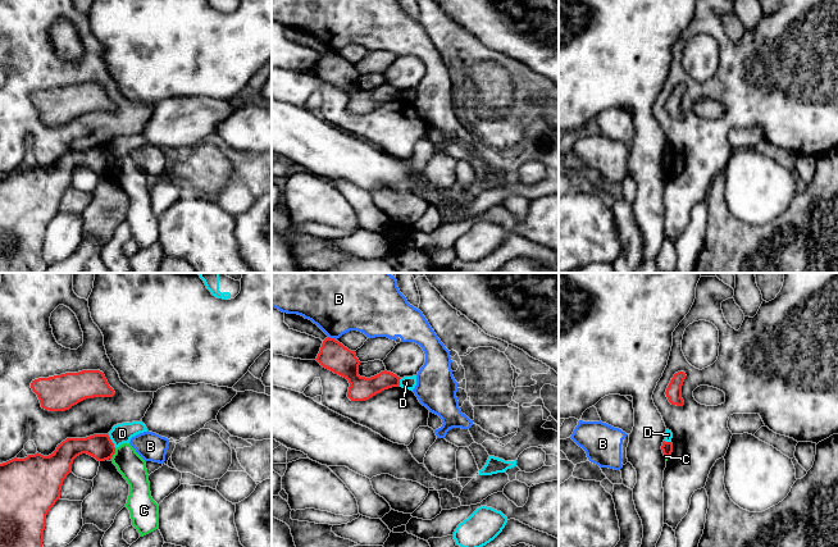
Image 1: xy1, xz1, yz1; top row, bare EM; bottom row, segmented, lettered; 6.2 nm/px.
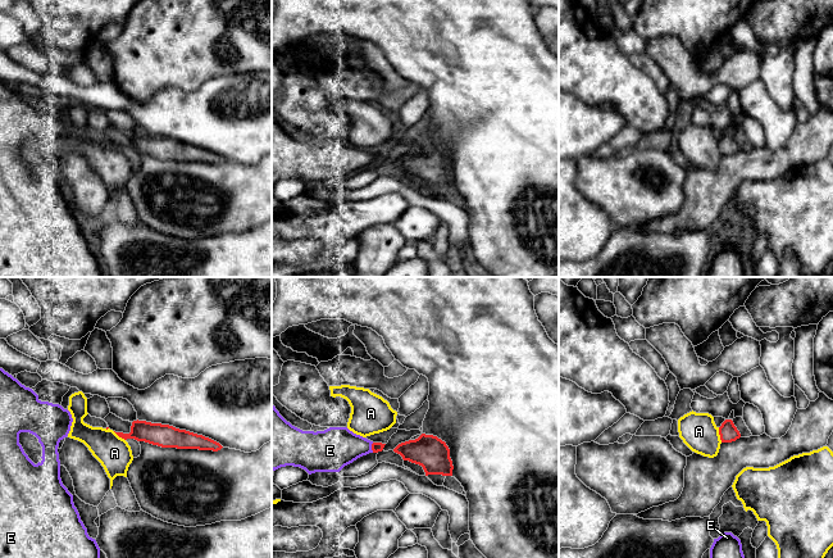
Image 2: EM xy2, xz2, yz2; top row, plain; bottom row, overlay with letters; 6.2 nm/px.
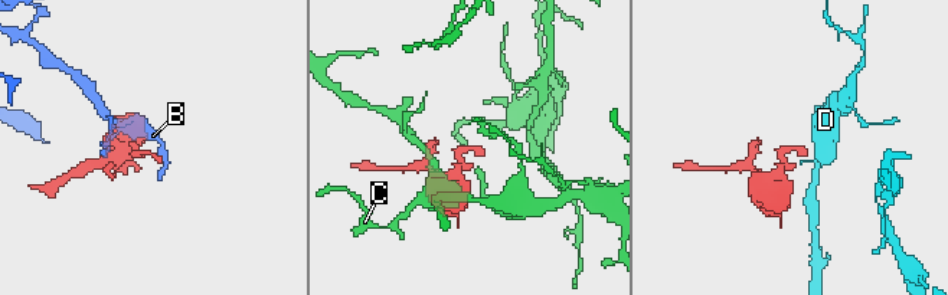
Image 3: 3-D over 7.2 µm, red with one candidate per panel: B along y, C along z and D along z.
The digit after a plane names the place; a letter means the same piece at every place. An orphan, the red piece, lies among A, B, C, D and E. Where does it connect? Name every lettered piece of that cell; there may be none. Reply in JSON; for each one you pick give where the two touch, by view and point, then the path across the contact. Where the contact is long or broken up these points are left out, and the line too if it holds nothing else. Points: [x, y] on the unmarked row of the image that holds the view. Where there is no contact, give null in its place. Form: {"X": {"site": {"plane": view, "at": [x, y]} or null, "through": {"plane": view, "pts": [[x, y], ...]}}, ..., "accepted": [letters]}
{"E": {"site": {"plane": "xz2", "at": [372, 160]}, "through": {"plane": "xz2", "pts": [[376, 159], [372, 160], [332, 162]]}}, "accepted": ["E"]}

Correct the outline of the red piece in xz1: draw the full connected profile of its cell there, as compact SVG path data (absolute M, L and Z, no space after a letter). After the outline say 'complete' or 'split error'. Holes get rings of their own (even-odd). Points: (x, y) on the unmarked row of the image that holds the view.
M328 50L323 54L315 73L323 81L349 94L347 110L351 114L365 114L384 102L400 99L401 91L387 83L370 91L360 90L360 74L355 64L349 63L334 51Z; complete

